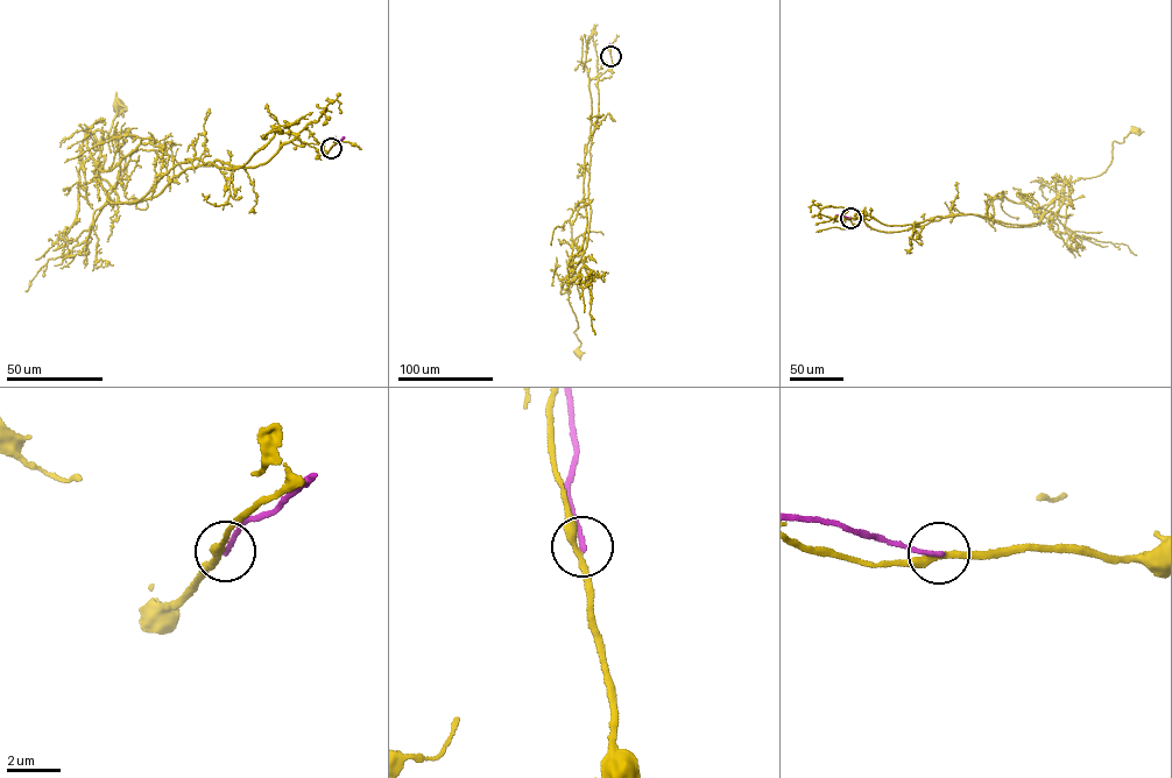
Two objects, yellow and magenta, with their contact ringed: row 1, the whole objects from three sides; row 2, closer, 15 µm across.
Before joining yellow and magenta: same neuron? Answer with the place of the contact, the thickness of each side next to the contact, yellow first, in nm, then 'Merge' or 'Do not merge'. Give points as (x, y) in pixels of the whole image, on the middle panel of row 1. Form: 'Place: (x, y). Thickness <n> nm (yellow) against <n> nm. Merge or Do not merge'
Place: (611, 56). Thickness 280 nm (yellow) against 180 nm. Do not merge

